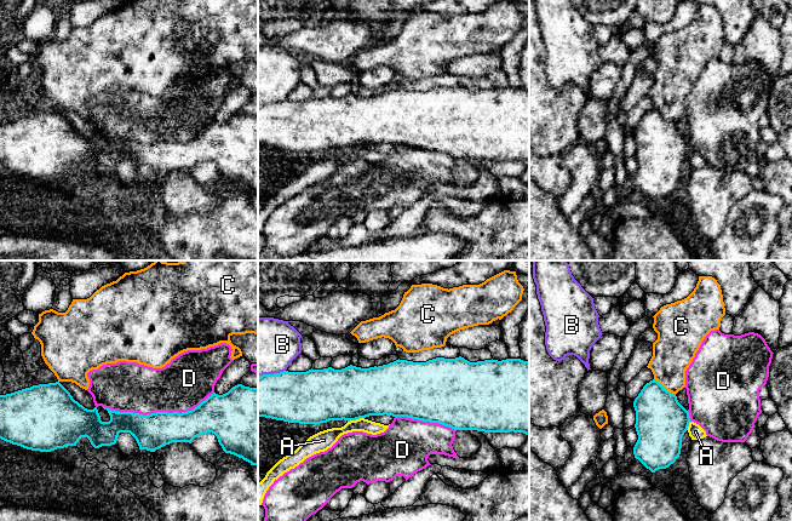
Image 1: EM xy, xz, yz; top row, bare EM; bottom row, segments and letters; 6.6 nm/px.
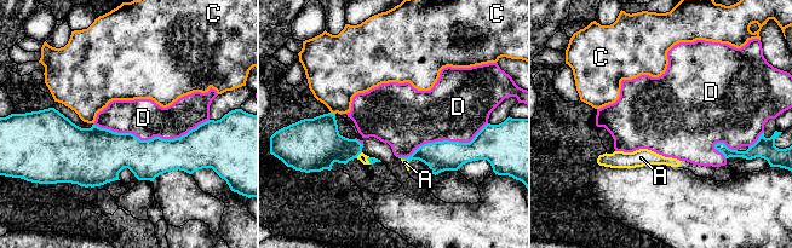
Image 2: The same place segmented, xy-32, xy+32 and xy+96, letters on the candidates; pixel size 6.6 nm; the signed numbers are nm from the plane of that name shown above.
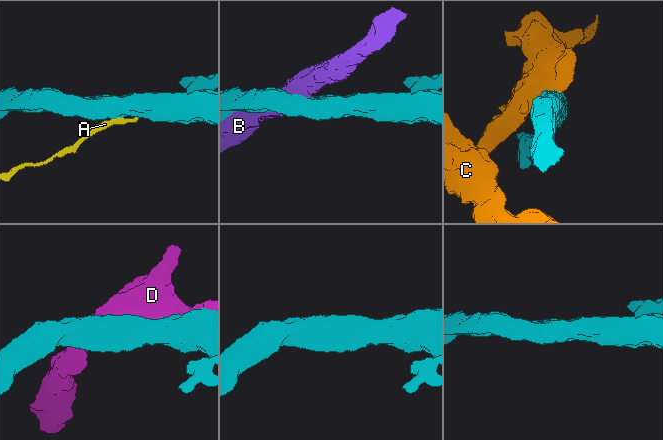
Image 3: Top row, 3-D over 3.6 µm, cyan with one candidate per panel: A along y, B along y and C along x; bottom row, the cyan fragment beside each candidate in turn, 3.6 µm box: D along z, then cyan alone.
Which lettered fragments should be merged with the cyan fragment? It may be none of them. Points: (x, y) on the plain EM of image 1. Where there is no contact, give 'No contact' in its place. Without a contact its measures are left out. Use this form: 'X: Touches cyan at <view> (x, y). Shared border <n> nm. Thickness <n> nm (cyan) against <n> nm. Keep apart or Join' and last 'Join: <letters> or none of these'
A: Touches cyan at xz (355, 148). Shared border 120 nm. Thickness 340 nm (cyan) against 130 nm. Keep apart
B: Touches cyan at xz (271, 103). Shared border 190 nm. Thickness 340 nm (cyan) against 380 nm. Keep apart
C: Touches cyan at yz (665, 118). Shared border 180 nm. Thickness 340 nm (cyan) against 280 nm. Keep apart
D: Touches cyan at xy (158, 141). Shared border 750 nm. Thickness 240 nm (cyan) against 340 nm. Keep apart
Join: none of these

